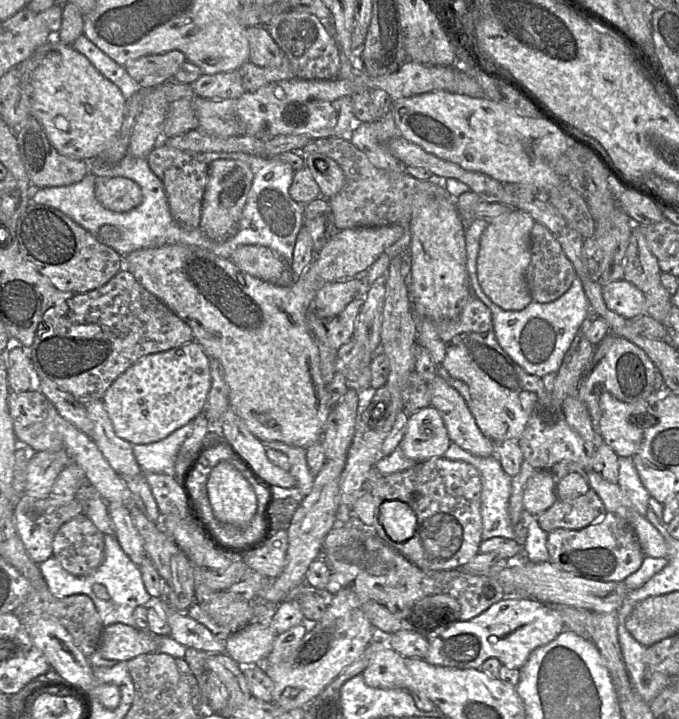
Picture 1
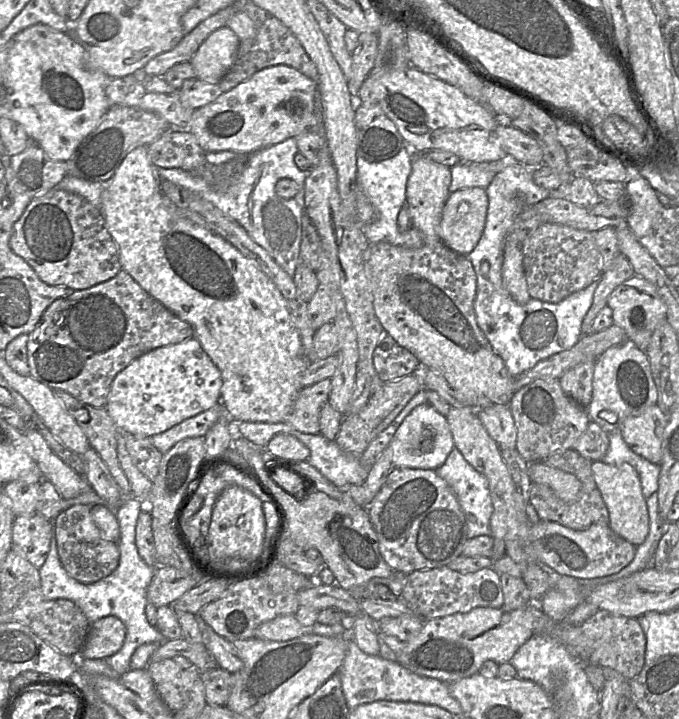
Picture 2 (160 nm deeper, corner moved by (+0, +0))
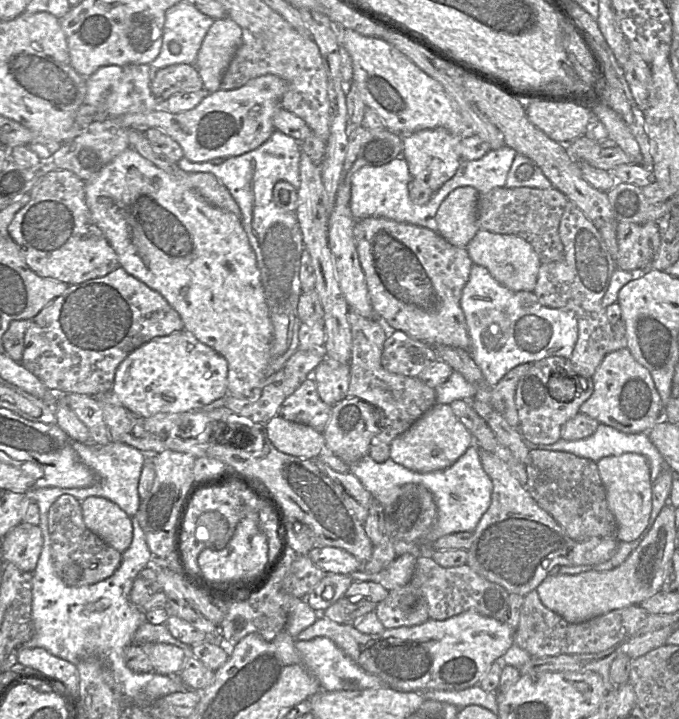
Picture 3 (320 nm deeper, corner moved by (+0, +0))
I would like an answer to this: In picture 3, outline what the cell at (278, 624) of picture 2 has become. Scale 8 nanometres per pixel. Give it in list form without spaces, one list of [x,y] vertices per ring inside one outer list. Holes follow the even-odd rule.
[[[467,611],[446,620],[428,619],[426,622],[411,626],[384,629],[379,634],[364,634],[354,625],[336,623],[321,615],[298,636],[299,641],[308,641],[317,637],[332,640],[348,657],[366,672],[379,677],[385,687],[401,692],[422,692],[426,690],[463,690],[479,684],[489,667],[503,657],[514,644],[515,629],[505,622],[483,616],[475,611]]]

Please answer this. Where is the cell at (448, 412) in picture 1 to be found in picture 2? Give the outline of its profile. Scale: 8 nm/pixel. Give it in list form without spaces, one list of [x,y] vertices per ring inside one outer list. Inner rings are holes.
[[[451,407],[446,419],[455,447],[462,453],[466,461],[488,480],[494,507],[490,520],[491,536],[494,538],[493,566],[491,568],[499,575],[508,573],[522,577],[525,565],[529,562],[536,562],[546,564],[560,575],[580,579],[594,579],[616,574],[633,561],[636,547],[616,534],[607,524],[595,523],[586,530],[576,531],[553,521],[540,520],[537,523],[532,522],[527,515],[525,501],[515,490],[511,475],[502,457],[501,449],[487,432],[477,412],[470,407]]]

